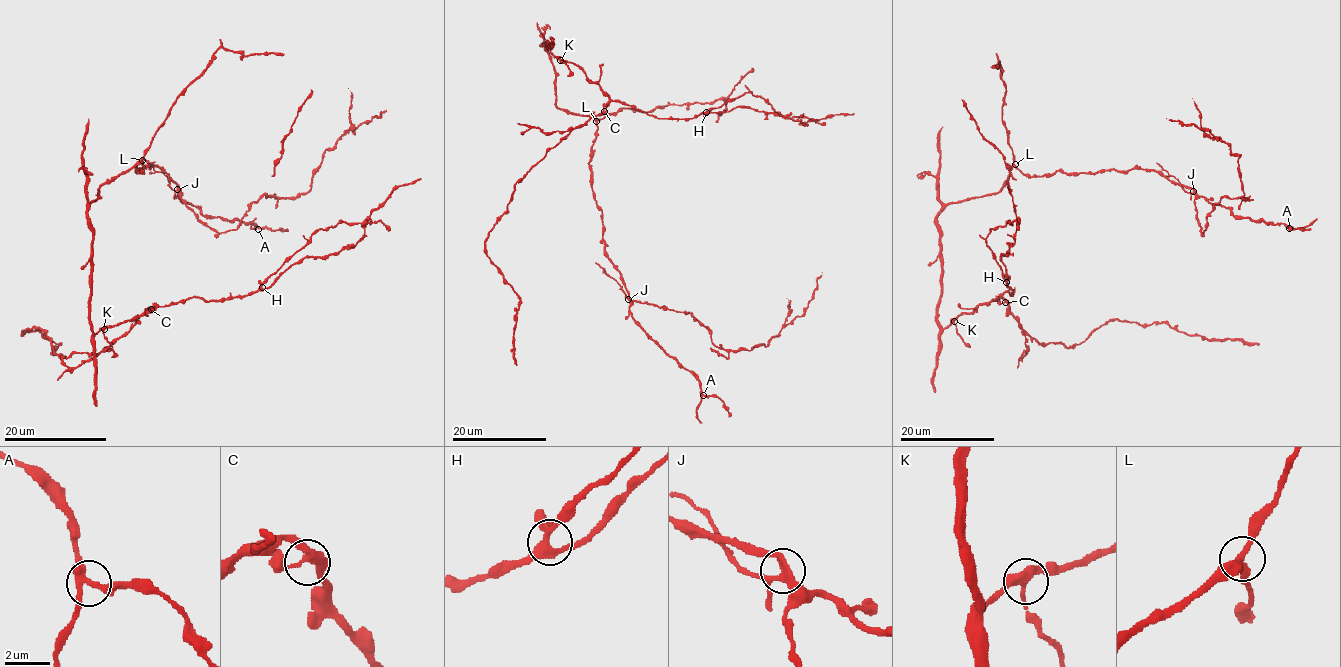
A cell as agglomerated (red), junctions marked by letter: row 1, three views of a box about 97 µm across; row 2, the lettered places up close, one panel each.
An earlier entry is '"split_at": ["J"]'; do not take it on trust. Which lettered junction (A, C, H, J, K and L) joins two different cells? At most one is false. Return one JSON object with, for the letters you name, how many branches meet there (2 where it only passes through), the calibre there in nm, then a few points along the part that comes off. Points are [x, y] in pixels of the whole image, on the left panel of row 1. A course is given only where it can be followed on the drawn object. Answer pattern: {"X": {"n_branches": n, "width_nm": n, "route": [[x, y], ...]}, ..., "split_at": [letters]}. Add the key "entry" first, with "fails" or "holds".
{"entry": "holds", "J": {"n_branches": 4, "width_nm": 320, "route": [[178, 189], [174, 190], [169, 179], [141, 157]]}, "split_at": ["J"]}

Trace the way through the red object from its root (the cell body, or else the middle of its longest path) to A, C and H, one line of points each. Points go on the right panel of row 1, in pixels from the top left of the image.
A: (976, 196), (997, 194), (1013, 167), (1031, 176), (1143, 168), (1191, 188), (1234, 215), (1289, 228)
C: (976, 196), (950, 202), (937, 219), (942, 259), (937, 322), (945, 328), (979, 305), (1005, 302)
H: (976, 196), (950, 202), (937, 219), (942, 259), (937, 322), (945, 328), (1004, 292), (1011, 295), (1006, 282)

